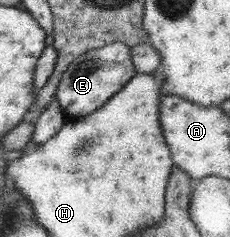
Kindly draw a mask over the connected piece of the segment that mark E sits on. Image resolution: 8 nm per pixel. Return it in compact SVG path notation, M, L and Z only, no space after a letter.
M123 41L109 43L74 59L59 81L55 99L68 118L86 117L100 109L115 93L118 93L136 75L132 63L131 48Z

